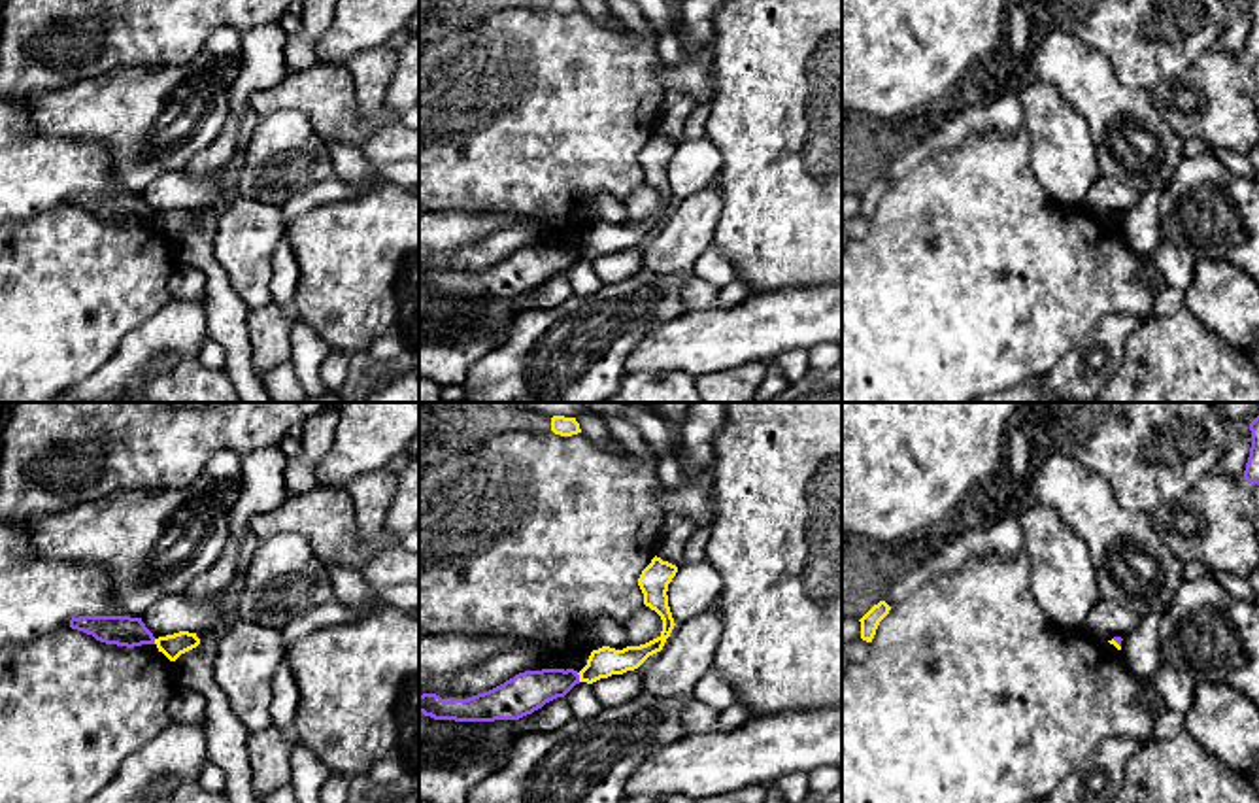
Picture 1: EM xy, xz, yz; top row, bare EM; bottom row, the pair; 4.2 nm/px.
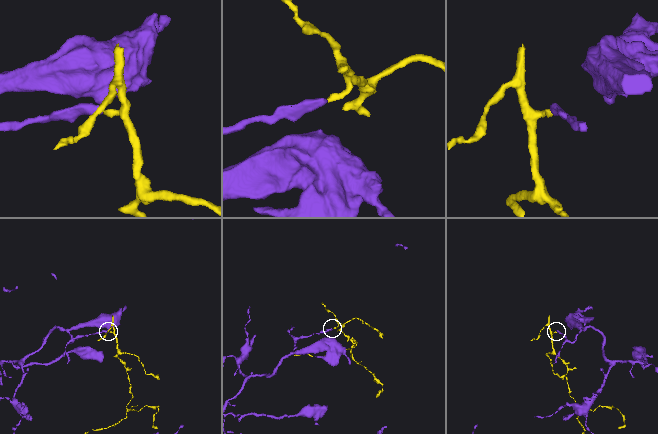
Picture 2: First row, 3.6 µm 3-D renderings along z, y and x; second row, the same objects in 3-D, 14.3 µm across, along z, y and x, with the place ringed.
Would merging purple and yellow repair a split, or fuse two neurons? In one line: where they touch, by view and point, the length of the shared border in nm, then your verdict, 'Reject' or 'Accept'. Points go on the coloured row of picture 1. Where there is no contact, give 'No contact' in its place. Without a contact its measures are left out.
Touches purple at xz (578, 677). Shared border 40 nm. Reject

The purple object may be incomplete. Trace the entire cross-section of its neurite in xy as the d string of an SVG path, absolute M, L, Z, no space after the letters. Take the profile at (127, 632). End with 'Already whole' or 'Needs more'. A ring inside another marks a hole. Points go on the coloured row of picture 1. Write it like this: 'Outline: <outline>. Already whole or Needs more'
Outline: M79 616L70 620L70 627L92 635L96 641L117 646L155 644L153 633L142 618L130 616Z. Already whole

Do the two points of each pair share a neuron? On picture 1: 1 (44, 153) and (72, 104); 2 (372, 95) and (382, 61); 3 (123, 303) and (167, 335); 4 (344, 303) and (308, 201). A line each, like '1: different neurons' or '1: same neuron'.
1: different neurons
2: same neuron
3: different neurons
4: different neurons

